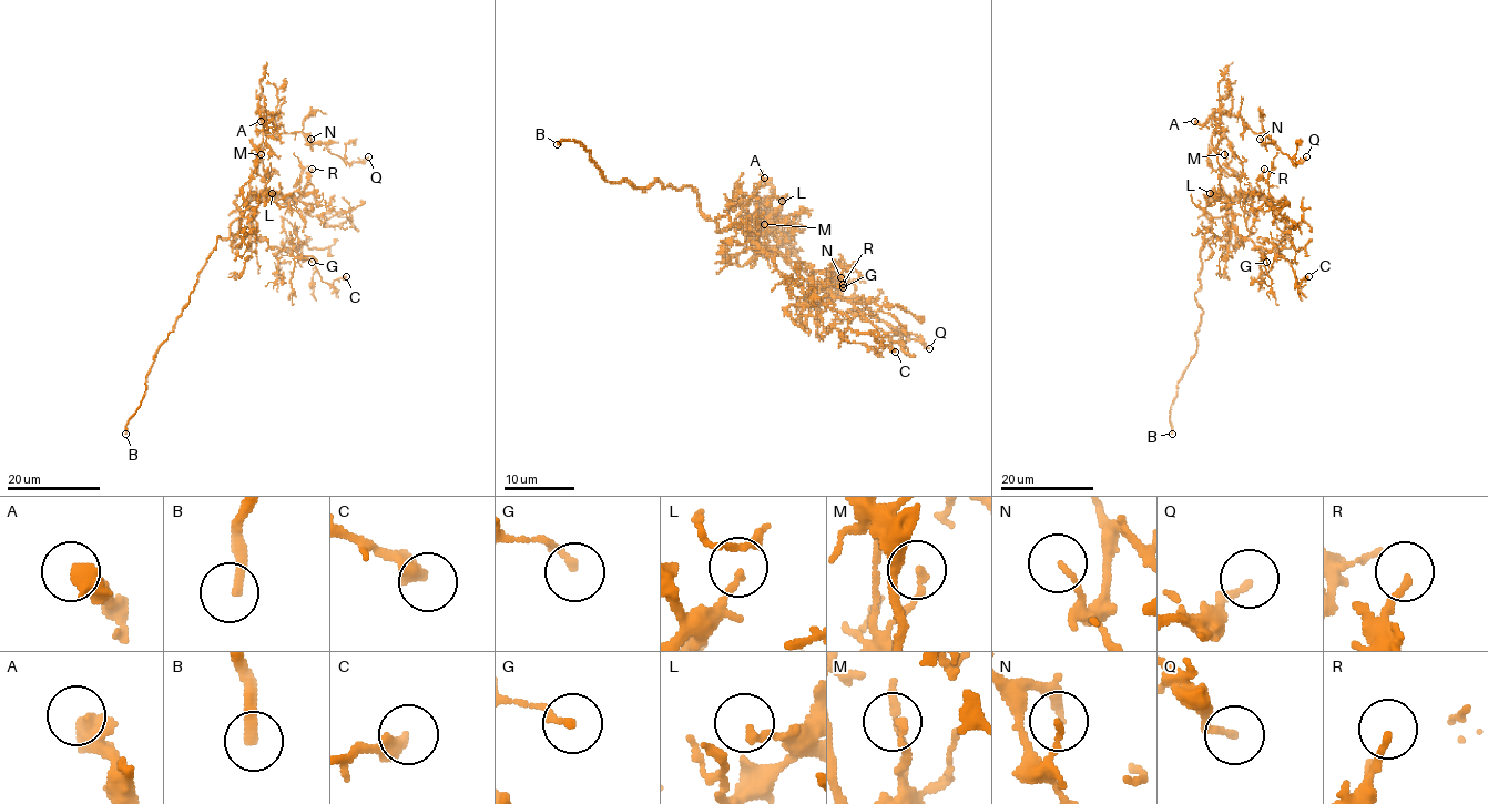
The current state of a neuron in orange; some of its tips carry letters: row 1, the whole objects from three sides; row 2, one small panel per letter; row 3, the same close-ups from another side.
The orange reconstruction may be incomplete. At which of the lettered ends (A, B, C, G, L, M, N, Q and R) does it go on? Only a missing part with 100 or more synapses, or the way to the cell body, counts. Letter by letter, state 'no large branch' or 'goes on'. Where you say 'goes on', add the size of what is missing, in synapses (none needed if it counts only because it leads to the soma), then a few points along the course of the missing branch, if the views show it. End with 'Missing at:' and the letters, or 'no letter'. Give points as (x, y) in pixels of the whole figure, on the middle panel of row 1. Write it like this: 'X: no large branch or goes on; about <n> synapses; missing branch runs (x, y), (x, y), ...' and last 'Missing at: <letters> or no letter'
A: no large branch
B: goes on; missing branch runs (557, 144), (547, 156), (539, 155), (527, 164), (532, 186), (548, 212), (536, 227)
C: no large branch
G: no large branch
L: no large branch
M: no large branch
N: no large branch
Q: no large branch
R: no large branch
Missing at: B

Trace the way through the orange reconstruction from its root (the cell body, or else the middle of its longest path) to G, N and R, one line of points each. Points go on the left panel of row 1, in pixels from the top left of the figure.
G: (237, 220), (247, 209), (251, 212), (251, 227), (260, 237), (264, 237), (269, 246), (312, 262)
N: (237, 220), (250, 199), (250, 174), (258, 163), (264, 113), (286, 132), (301, 132), (308, 143), (311, 139)
R: (237, 220), (247, 202), (264, 193), (278, 193), (285, 199), (297, 200), (304, 192), (312, 169)

